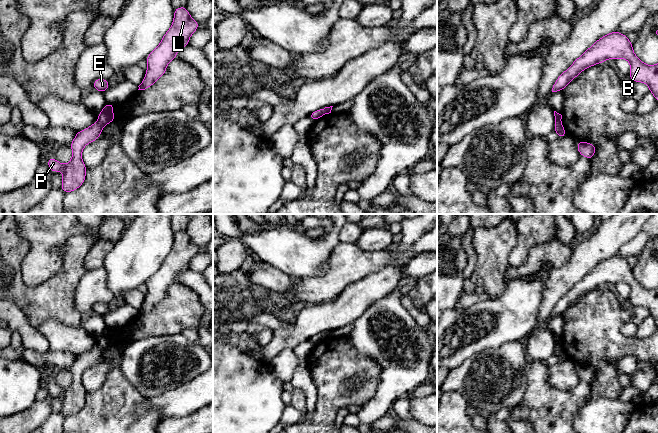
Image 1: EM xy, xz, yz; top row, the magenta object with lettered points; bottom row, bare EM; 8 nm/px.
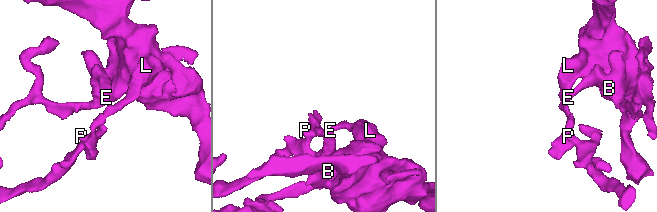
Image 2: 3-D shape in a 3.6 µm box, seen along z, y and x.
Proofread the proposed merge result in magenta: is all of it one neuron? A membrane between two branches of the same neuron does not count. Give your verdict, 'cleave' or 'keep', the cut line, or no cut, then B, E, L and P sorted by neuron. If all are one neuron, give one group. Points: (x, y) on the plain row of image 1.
cleave | xy (97, 345), (102, 351) | B E L / P

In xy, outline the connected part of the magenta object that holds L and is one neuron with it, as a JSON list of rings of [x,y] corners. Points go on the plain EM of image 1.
[[[185,230],[174,233],[170,253],[164,258],[160,268],[146,282],[148,291],[138,314],[148,313],[165,298],[168,287],[177,282],[179,273],[189,269],[189,263],[199,249],[190,240]]]

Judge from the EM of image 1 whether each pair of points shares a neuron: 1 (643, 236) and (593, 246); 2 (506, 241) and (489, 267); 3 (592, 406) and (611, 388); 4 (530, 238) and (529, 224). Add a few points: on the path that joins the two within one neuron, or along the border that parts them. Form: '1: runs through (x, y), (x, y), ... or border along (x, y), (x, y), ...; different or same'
1: border along (645, 224), (635, 236), (615, 253); different
2: runs through (500, 247), (492, 255), (492, 261); same
3: border along (591, 397), (616, 399); different
4: runs through (530, 235), (530, 227); same

